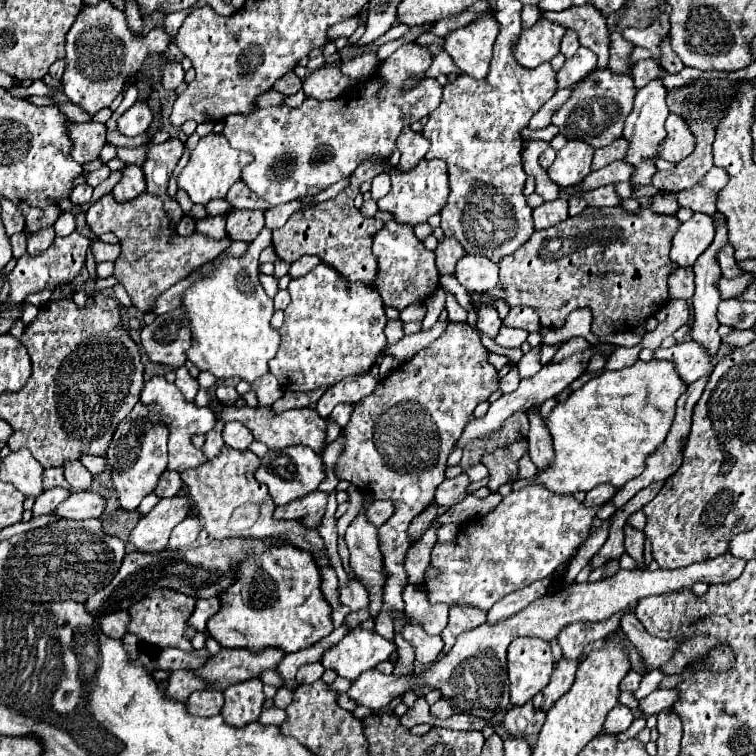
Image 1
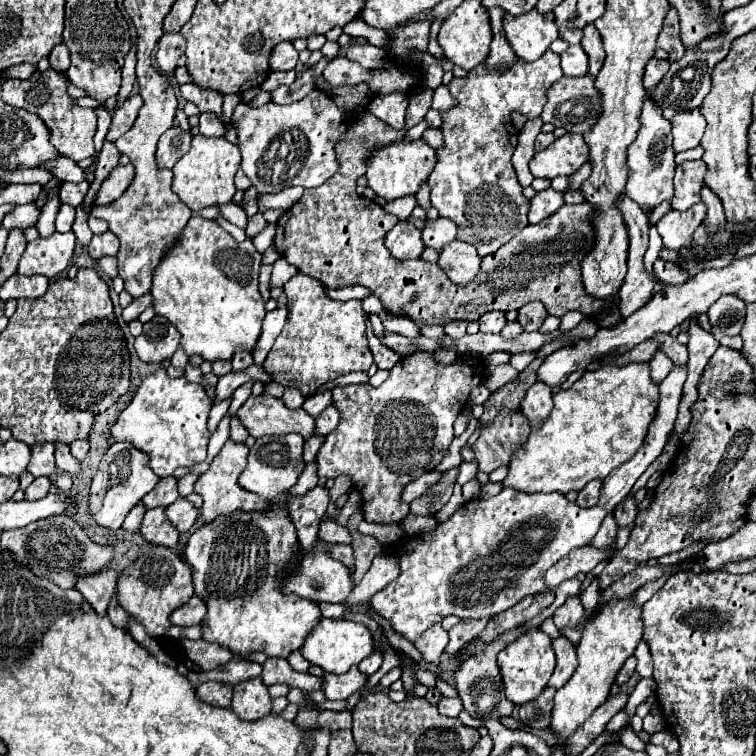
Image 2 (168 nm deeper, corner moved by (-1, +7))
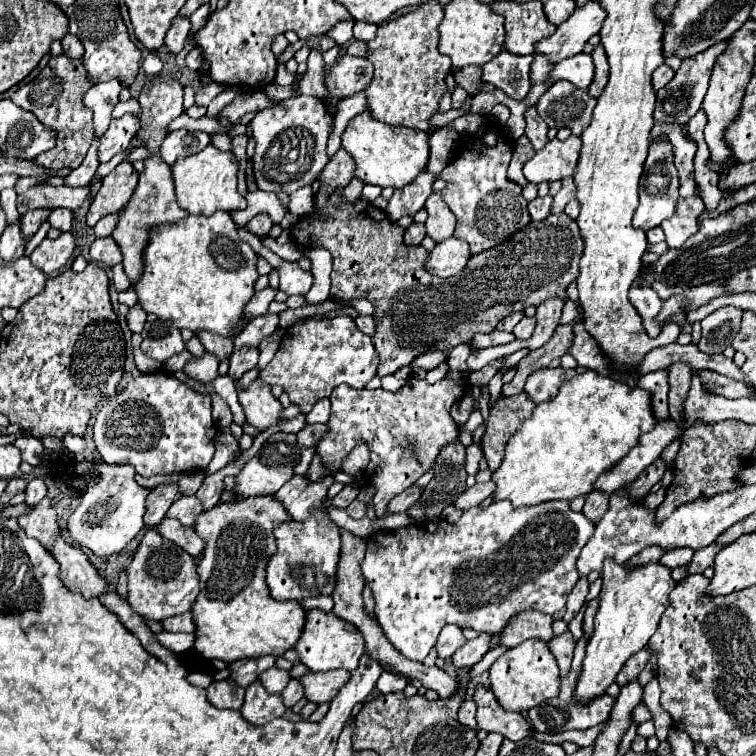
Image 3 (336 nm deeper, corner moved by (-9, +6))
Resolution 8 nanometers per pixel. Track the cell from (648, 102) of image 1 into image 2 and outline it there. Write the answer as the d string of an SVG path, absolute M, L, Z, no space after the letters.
M647 97L641 111L641 129L637 139L631 143L627 153L627 165L631 177L627 181L627 197L633 199L645 215L649 215L659 203L673 199L673 171L675 171L675 151L671 143L671 123L663 119L655 103Z

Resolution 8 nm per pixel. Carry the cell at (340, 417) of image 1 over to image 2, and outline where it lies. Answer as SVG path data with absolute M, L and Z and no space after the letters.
M329 405L329 409L325 409L317 419L315 419L315 435L329 435L339 423L339 415L337 409L333 405Z

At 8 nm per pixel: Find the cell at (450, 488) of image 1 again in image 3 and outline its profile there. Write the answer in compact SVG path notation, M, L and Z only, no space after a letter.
M411 486L411 488L407 488L405 492L401 492L401 494L397 494L391 502L389 502L389 512L405 512L405 510L409 510L417 500L419 500L419 496L421 496L421 492L423 492L423 488L419 488L419 486Z

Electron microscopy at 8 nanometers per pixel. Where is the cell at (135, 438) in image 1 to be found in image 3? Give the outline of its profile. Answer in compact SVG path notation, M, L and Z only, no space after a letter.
M101 464L97 478L87 484L87 492L77 506L77 510L69 516L67 528L71 536L85 548L93 550L97 556L109 556L121 552L131 538L145 526L145 500L151 488L143 488L135 480L137 472L131 464Z

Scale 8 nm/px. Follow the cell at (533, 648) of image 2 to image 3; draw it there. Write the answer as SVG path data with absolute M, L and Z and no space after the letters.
M525 640L517 648L507 650L497 662L491 664L489 674L491 674L489 676L491 690L497 696L499 704L505 710L513 710L513 712L525 712L557 696L561 684L557 660L553 660L553 654L549 652L549 642L545 640Z

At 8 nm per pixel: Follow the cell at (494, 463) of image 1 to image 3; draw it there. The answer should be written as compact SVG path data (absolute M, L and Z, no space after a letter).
M527 394L501 398L495 408L489 414L487 420L487 432L483 436L481 448L487 458L489 470L495 472L501 466L501 460L505 456L505 444L513 436L513 432L533 414L535 404L527 398Z

